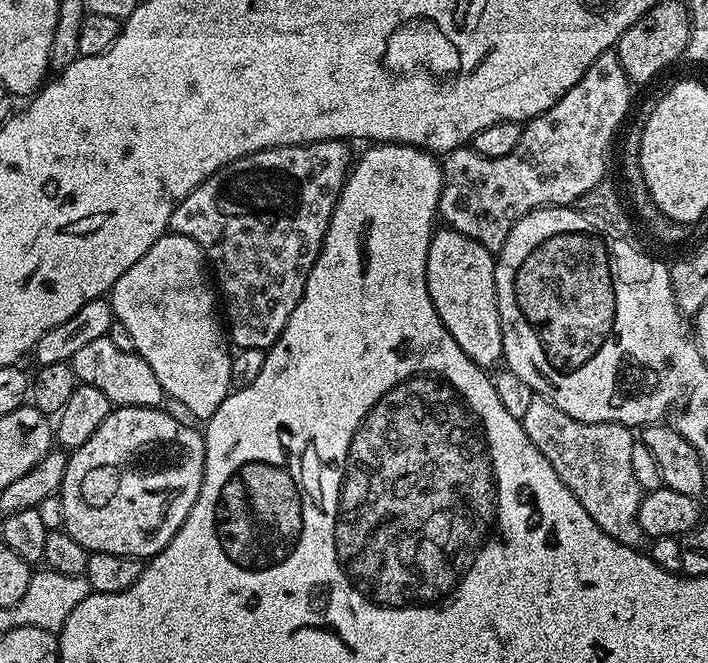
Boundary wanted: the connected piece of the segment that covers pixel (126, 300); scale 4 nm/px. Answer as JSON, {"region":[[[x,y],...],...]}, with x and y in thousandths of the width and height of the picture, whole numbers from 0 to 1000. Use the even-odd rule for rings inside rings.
{"region":[[[234,353],[161,425],[155,442],[158,475],[189,510],[192,535],[199,537],[218,558],[218,570],[229,582],[233,599],[250,603],[271,627],[278,627],[282,637],[292,633],[314,612],[314,606],[329,590],[328,538],[325,513],[308,469],[308,440],[297,421],[297,404],[288,391],[288,379],[280,365],[267,356]]]}

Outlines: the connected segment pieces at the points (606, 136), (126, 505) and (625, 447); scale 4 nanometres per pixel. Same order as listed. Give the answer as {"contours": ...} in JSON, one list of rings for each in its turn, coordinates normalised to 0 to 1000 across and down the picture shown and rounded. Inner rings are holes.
{"contours":[[[[869,77],[852,78],[839,87],[833,106],[828,106],[828,112],[822,112],[822,118],[816,118],[816,124],[811,124],[811,130],[805,130],[805,136],[799,136],[799,142],[782,154],[782,160],[777,160],[777,166],[760,172],[739,189],[737,208],[732,208],[732,220],[726,220],[720,232],[709,232],[709,238],[686,238],[665,220],[643,223],[631,231],[624,241],[627,267],[620,330],[631,342],[658,353],[658,359],[669,359],[669,365],[686,371],[686,377],[699,383],[715,365],[720,347],[726,347],[729,336],[743,321],[757,314],[812,309],[818,296],[828,293],[828,287],[839,287],[839,281],[855,270],[853,246],[859,241],[859,222],[870,198],[873,205],[879,189],[888,179],[893,137],[895,128],[884,106],[879,106],[879,94],[870,86]]],[[[182,609],[160,614],[150,637],[97,686],[82,744],[90,777],[88,796],[120,833],[213,842],[237,822],[257,787],[263,787],[285,739],[291,697],[288,655],[281,644],[270,646],[232,618],[226,612],[202,615]]],[[[760,596],[744,614],[737,638],[749,667],[754,667],[777,703],[782,703],[805,745],[828,763],[828,775],[833,775],[862,811],[891,827],[900,825],[905,819],[903,814],[911,813],[911,805],[901,781],[907,738],[890,704],[894,647],[867,637],[816,637],[816,630],[794,624],[788,612]]]]}

